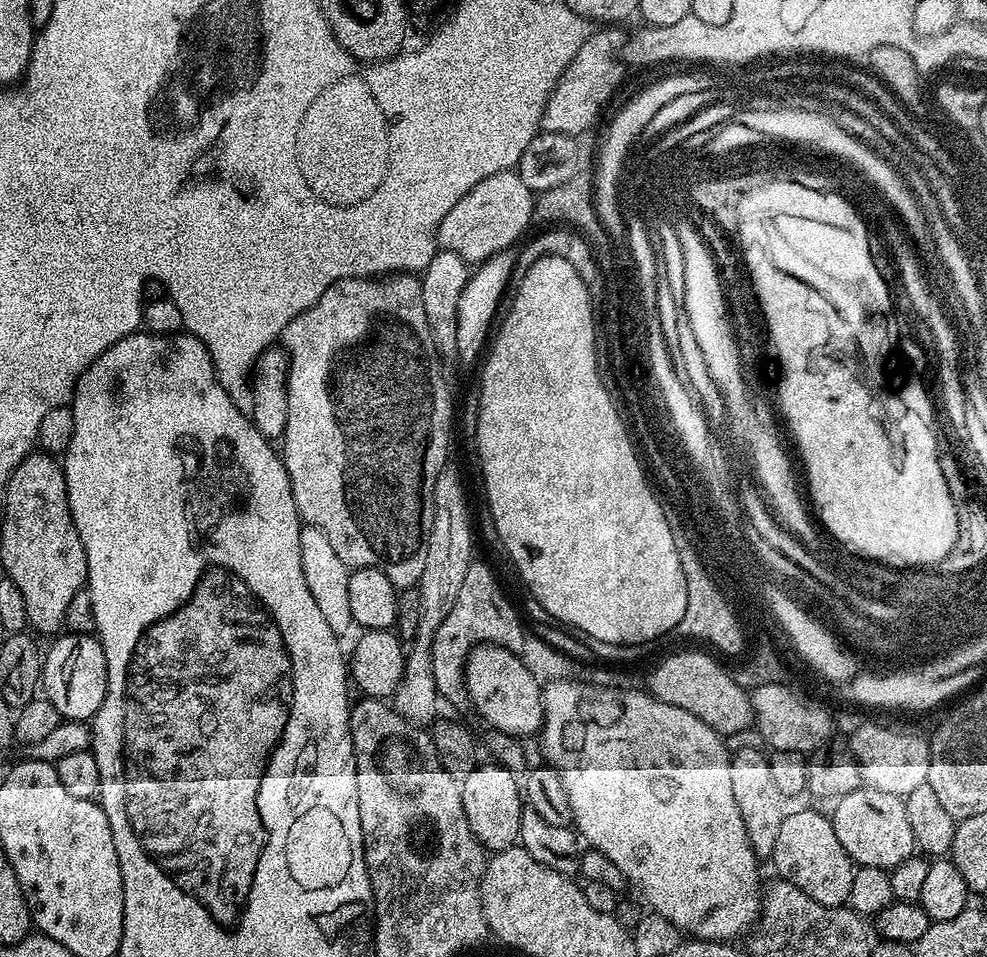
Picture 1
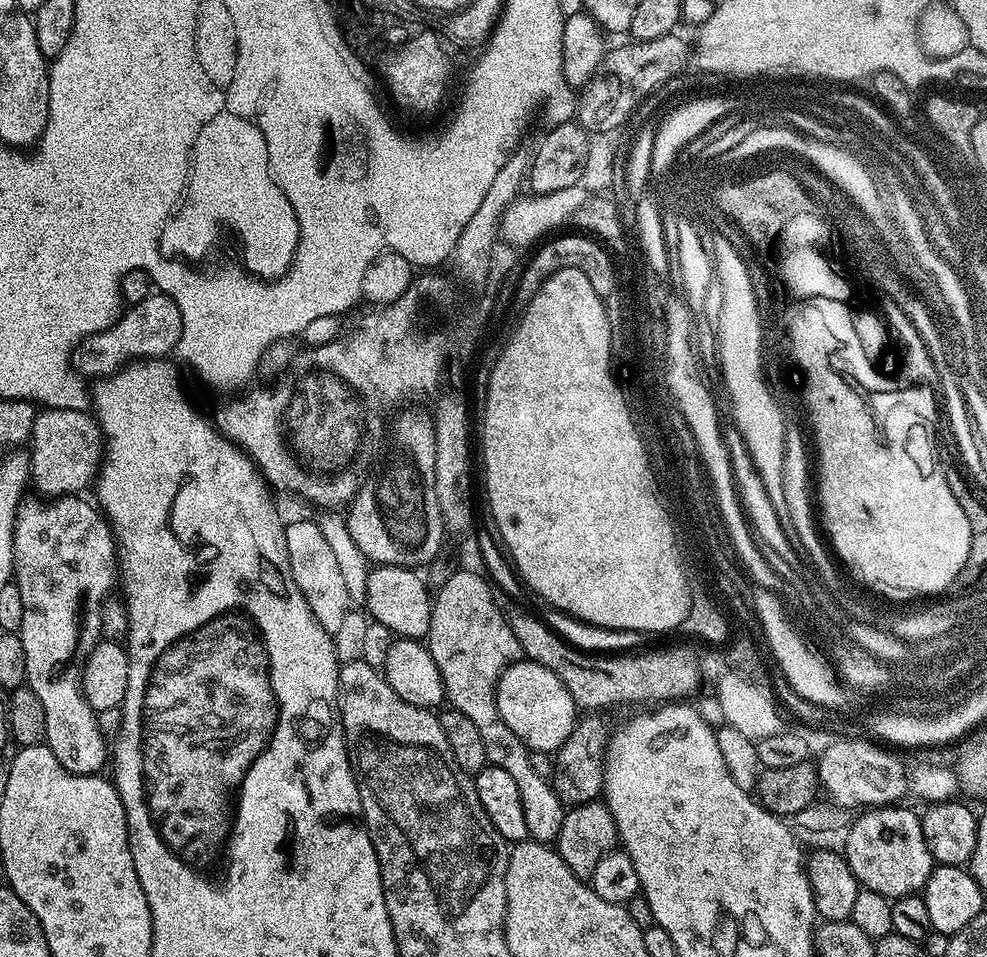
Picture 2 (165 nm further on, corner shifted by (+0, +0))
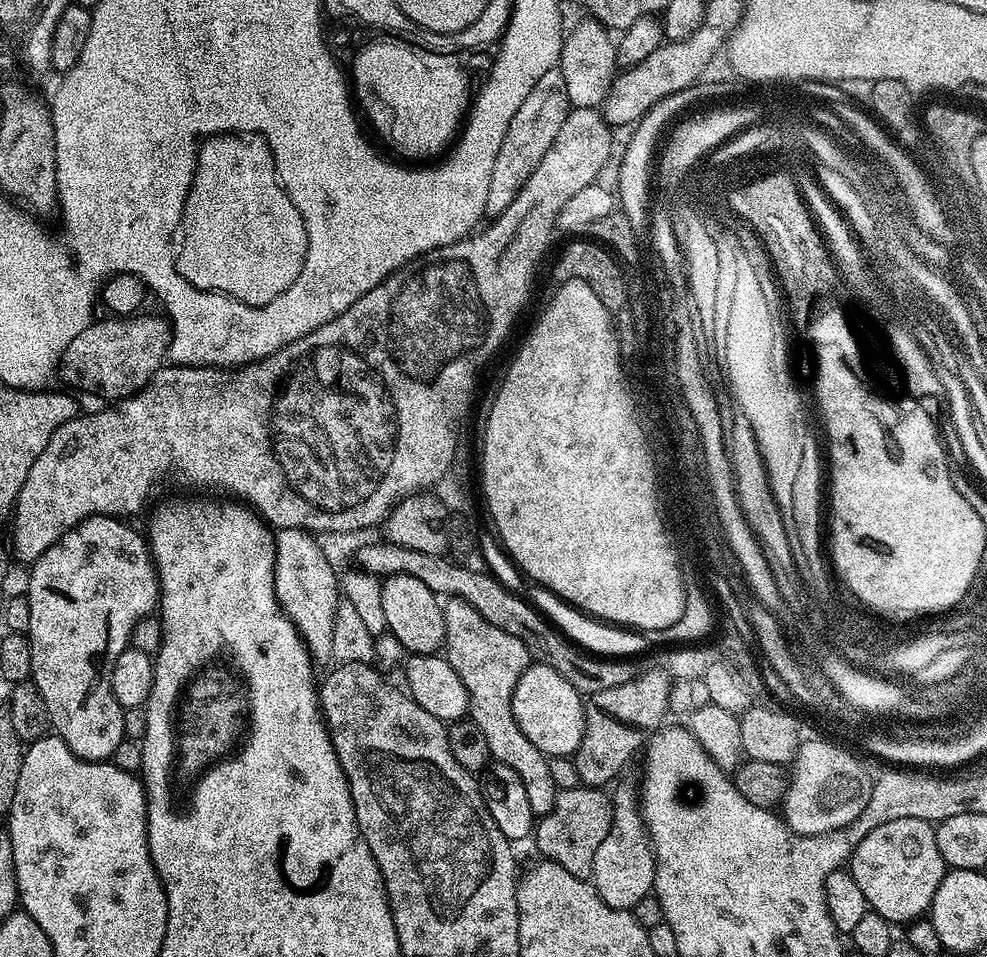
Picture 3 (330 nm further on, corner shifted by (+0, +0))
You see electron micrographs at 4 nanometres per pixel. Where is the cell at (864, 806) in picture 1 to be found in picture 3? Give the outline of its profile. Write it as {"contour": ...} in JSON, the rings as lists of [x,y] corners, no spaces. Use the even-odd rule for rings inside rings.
{"contour":[[[898,818],[895,822],[874,826],[874,830],[870,830],[870,834],[866,834],[862,842],[858,842],[858,846],[852,851],[850,871],[854,882],[858,882],[862,894],[866,894],[869,909],[886,918],[893,926],[899,924],[904,926],[921,919],[931,909],[932,899],[942,882],[946,865],[938,850],[935,827],[929,821],[918,818]]]}

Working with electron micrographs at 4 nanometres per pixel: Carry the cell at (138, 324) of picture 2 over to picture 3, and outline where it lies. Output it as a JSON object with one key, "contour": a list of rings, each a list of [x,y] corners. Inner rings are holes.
{"contour":[[[138,314],[131,317],[108,316],[106,320],[94,320],[82,330],[63,352],[58,369],[59,376],[69,389],[83,395],[101,396],[105,400],[121,400],[145,387],[154,373],[165,363],[171,349],[171,325],[156,316]]]}

